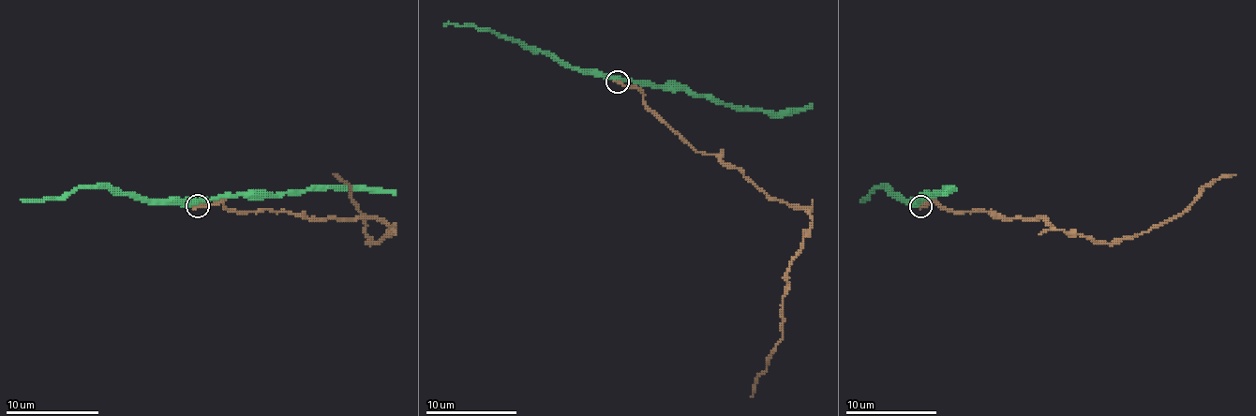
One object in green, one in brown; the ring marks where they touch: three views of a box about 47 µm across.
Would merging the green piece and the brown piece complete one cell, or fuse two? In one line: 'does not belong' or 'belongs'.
does not belong

